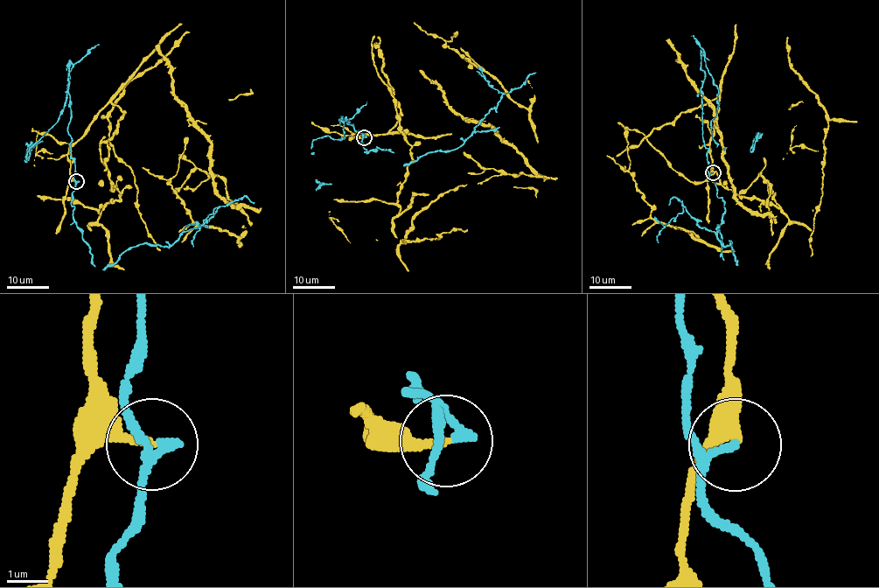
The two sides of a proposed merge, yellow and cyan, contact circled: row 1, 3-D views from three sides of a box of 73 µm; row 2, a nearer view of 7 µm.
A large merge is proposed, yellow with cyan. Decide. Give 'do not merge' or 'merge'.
do not merge

